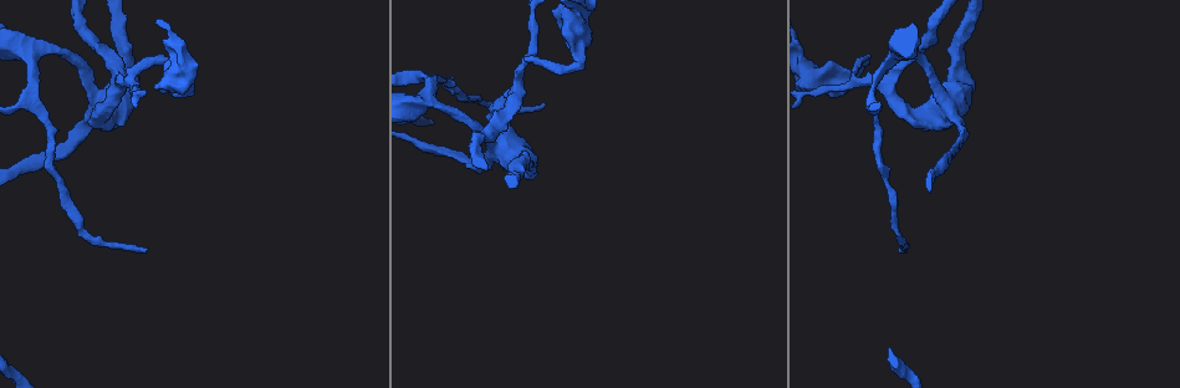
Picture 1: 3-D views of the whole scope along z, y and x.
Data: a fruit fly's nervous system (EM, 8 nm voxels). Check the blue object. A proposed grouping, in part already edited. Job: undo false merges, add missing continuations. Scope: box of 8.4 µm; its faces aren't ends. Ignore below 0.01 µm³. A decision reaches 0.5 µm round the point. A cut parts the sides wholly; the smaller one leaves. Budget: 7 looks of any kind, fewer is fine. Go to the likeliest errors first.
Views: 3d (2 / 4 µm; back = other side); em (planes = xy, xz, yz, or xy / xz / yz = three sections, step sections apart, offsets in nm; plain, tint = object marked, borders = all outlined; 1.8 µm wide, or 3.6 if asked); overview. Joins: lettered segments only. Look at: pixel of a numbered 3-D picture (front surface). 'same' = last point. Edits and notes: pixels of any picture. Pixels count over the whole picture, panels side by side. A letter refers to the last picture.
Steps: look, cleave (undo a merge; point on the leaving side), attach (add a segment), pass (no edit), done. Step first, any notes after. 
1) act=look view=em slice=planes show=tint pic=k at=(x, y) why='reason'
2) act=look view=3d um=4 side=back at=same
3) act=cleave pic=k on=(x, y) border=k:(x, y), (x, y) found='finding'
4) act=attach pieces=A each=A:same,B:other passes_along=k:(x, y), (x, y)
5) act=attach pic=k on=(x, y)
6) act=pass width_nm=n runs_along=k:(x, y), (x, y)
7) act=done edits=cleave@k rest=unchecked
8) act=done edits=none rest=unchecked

act=look view=em slice=yz step=4 show=borders pic=1 at=(497, 152) why='abrupt turn'

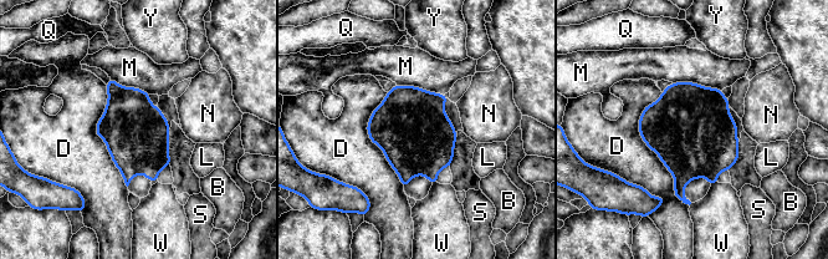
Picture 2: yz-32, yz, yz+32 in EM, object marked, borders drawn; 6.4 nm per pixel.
act=look view=em slice=planes show=borders at=same why='another direction'

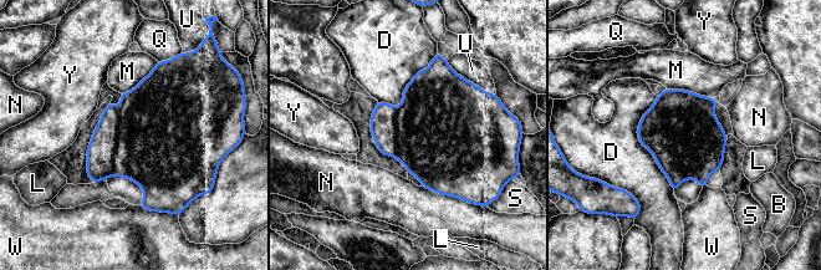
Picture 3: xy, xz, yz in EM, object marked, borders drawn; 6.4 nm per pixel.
act=pass longest_contact=D:650nm each=B:other,D:other,L:other,M:other,N:other,Q:other,S:other,U:other,W:other,Y:other border=3:(656, 96), (637, 138), (673, 192) found='one neuron here'

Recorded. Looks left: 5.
act=look view=3d um=4 side=back pic=1 at=(146, 249) why='thin end'

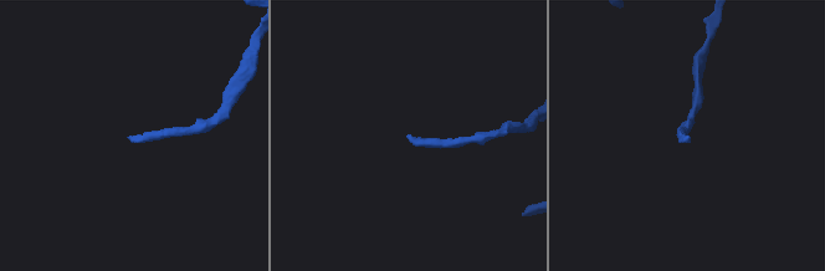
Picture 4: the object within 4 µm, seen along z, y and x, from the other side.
act=look view=em slice=yz step=4 show=tint pic=4 at=(408, 135) why='now the EM'

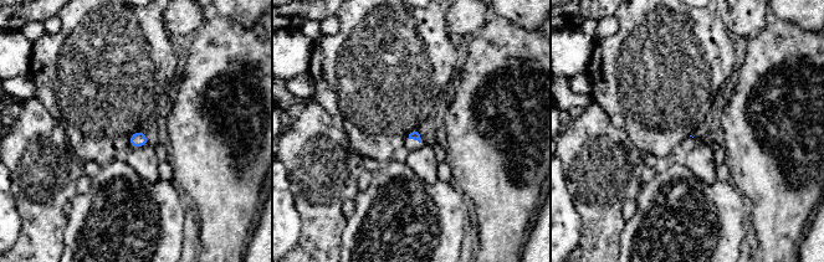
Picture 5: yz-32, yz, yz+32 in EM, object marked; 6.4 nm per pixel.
act=look view=em slice=yz step=4 show=borders at=same why='see the neighbours'

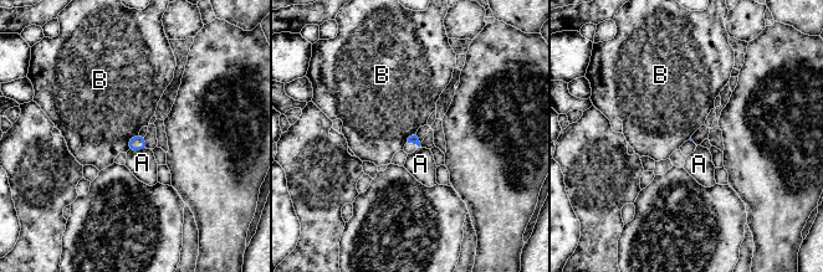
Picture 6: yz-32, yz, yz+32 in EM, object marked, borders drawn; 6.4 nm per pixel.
act=pass each=A:other,B:other border=6:(138, 133), (129, 139), (127, 149) found='none of them fits'

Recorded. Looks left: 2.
act=look view=em slice=xz step=8 show=plain pic=1 at=(578, 29) why='calibre changes'

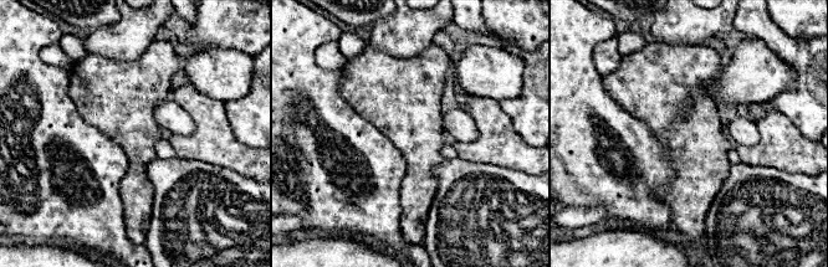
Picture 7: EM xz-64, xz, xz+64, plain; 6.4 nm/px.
act=look view=em slice=xz step=8 show=borders at=same why='see the neighbours'

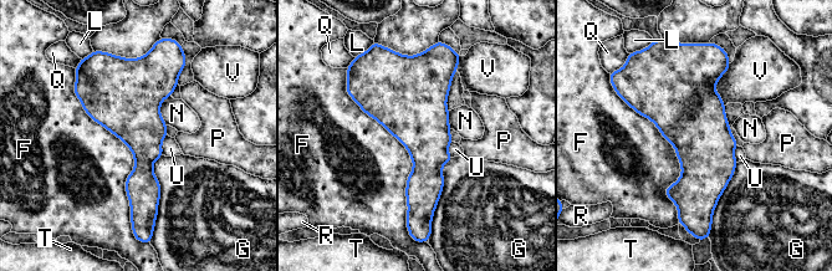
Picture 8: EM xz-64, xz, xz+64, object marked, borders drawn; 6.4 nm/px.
act=pass width_nm=360 longest_contact=F:1000nm each=F:other,G:other,L:other,N:other,P:other,Q:other,R:other,T:other,U:other,V:other found='all the same neuron'

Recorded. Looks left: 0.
act=done edits=none rest=unchecked

